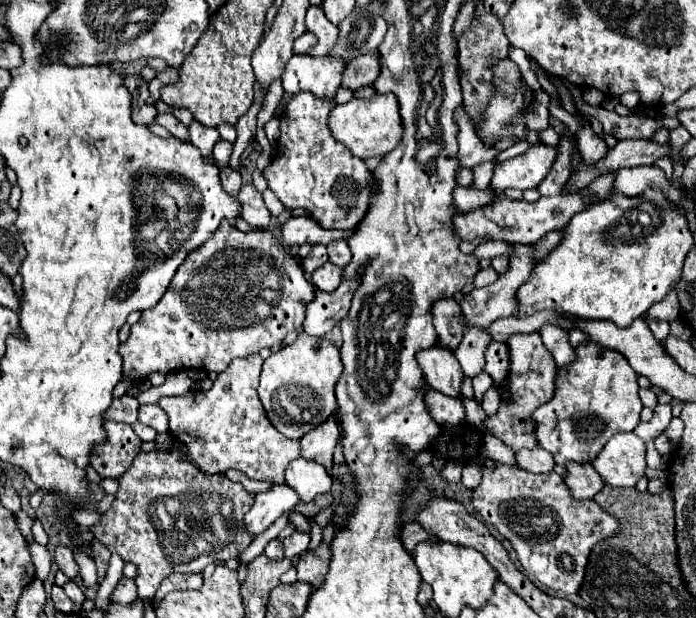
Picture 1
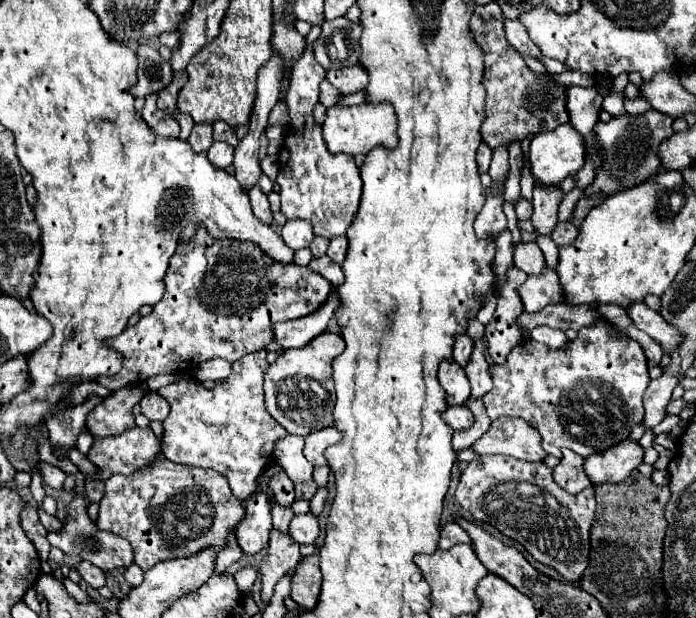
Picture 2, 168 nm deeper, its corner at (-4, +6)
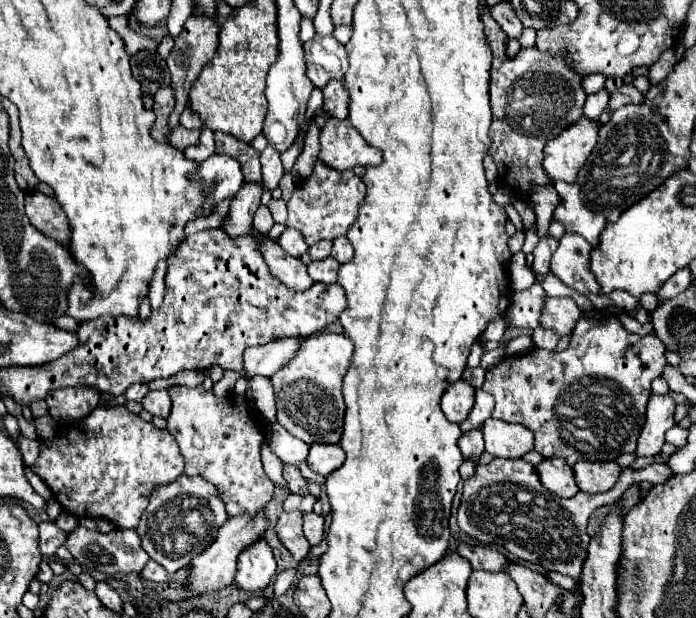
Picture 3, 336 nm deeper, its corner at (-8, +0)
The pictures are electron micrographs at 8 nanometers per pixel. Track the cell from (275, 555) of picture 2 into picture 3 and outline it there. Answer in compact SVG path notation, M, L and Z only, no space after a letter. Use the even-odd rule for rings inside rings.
M300 511L282 513L276 523L276 535L296 561L302 561L308 555L310 543L306 541L302 533L302 513Z

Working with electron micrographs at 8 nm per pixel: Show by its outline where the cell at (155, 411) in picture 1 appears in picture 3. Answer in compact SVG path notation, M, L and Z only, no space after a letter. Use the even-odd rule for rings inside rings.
M162 389L162 391L148 391L148 395L142 399L142 405L154 417L168 419L168 415L170 415L170 397L168 397L166 389Z

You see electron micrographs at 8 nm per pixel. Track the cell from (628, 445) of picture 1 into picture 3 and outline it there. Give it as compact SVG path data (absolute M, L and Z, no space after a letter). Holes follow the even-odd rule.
M578 461L574 465L574 475L580 491L586 493L604 493L612 489L622 473L622 467L616 461L598 463L598 461Z

